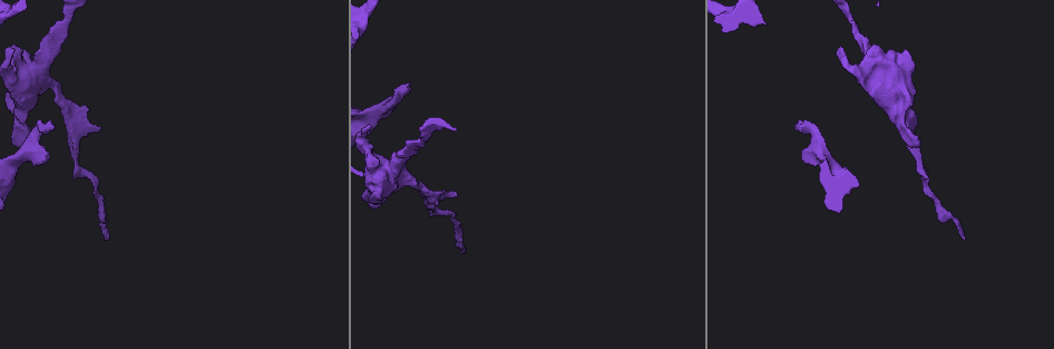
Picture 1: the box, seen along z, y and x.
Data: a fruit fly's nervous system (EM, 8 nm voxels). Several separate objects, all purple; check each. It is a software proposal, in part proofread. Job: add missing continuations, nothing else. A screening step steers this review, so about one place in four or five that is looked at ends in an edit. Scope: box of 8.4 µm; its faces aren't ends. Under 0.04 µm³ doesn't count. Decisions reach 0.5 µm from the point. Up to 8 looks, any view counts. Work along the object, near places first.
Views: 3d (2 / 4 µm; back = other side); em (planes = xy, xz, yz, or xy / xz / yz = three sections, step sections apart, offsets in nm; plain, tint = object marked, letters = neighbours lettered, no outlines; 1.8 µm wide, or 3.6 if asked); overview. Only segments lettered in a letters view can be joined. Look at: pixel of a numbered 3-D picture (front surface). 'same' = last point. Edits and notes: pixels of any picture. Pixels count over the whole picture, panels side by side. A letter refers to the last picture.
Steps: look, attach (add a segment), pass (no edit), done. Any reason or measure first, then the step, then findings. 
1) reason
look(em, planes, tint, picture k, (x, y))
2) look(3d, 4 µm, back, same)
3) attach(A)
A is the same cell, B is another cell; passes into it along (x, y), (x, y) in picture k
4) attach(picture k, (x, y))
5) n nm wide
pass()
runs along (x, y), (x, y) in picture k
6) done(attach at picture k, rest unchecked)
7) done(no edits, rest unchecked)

thick end
look(em, 3.6 µm, planes, letters, picture 1, (909, 51))

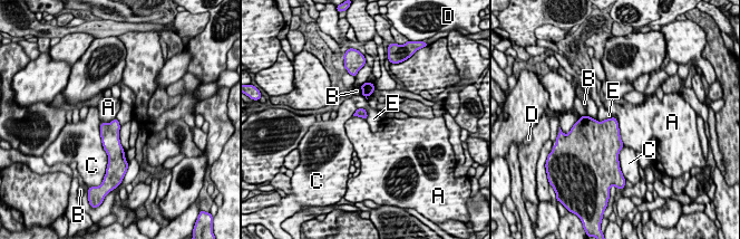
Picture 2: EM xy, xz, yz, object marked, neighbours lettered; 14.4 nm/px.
pass()
A, B, C, D and E are other cells; border along (615, 117), (601, 121), (594, 118) in picture 2; no lettered segment goes on from it

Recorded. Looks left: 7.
free end
look(3d, 4 µm, picture 1, (369, 204))

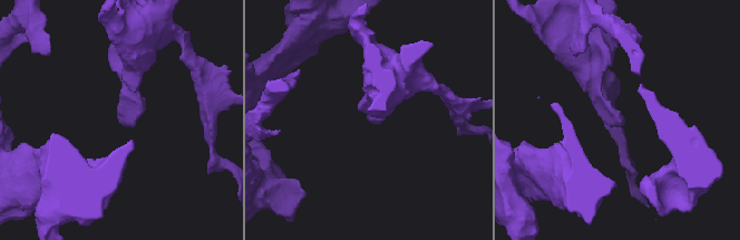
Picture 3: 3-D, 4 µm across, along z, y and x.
look(em, planes, letters, picture 3, (121, 120))

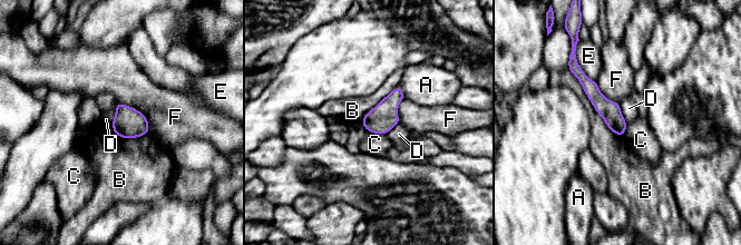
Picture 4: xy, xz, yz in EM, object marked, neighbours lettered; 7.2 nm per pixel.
150 nm wide
pass()
A, B, C, D, E and F are other cells; runs along (576, 72), (612, 115), (621, 133) in picture 4; no lettered segment goes on from it

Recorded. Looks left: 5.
tapers out
look(em, planes, letters, picture 1, (466, 252))

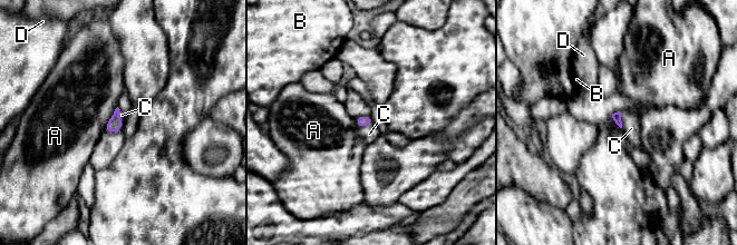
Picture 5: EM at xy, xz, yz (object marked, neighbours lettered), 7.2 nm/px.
attach(C)
C is the same cell, A, B and D are other cells; passes into it along (617, 116), (620, 120), (631, 128) in picture 5; it goes on there

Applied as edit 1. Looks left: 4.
done(attach at picture 5, rest unchecked)

